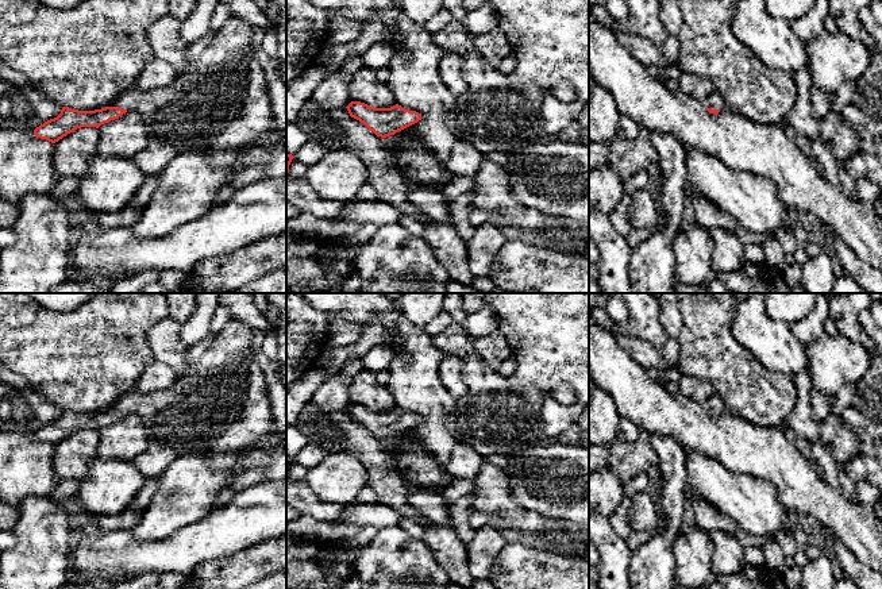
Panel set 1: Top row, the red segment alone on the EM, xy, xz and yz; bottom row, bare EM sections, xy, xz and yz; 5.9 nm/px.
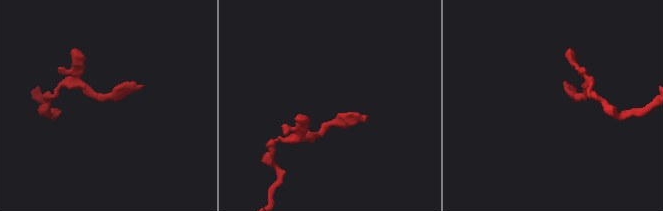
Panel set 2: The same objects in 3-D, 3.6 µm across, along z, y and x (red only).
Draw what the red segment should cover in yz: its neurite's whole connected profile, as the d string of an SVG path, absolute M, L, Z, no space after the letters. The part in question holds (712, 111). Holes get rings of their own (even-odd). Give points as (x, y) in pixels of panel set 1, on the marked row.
M716 91L712 92L702 103L710 113L719 113L725 108L724 99Z

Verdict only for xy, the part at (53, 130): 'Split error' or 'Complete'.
Split error

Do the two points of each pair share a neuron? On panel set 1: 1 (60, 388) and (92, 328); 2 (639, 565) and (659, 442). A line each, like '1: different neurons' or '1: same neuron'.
1: same neuron
2: same neuron

